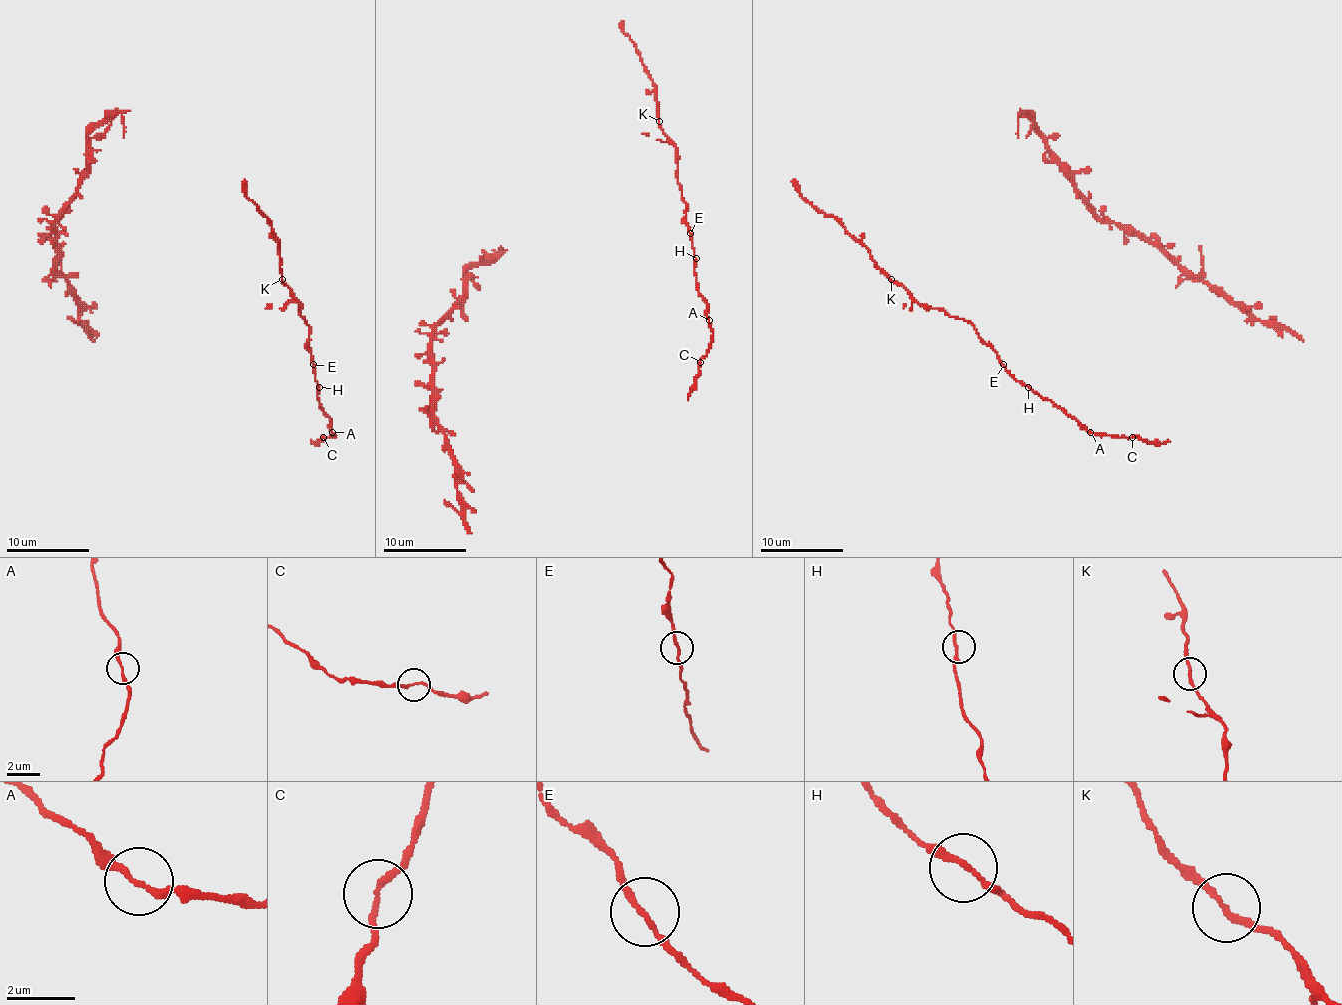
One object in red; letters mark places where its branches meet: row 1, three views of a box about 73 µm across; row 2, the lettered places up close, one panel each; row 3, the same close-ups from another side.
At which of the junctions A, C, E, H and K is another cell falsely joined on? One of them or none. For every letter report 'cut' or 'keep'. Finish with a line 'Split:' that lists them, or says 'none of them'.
A: keep
C: keep
E: keep
H: keep
K: keep
Split: none of them

